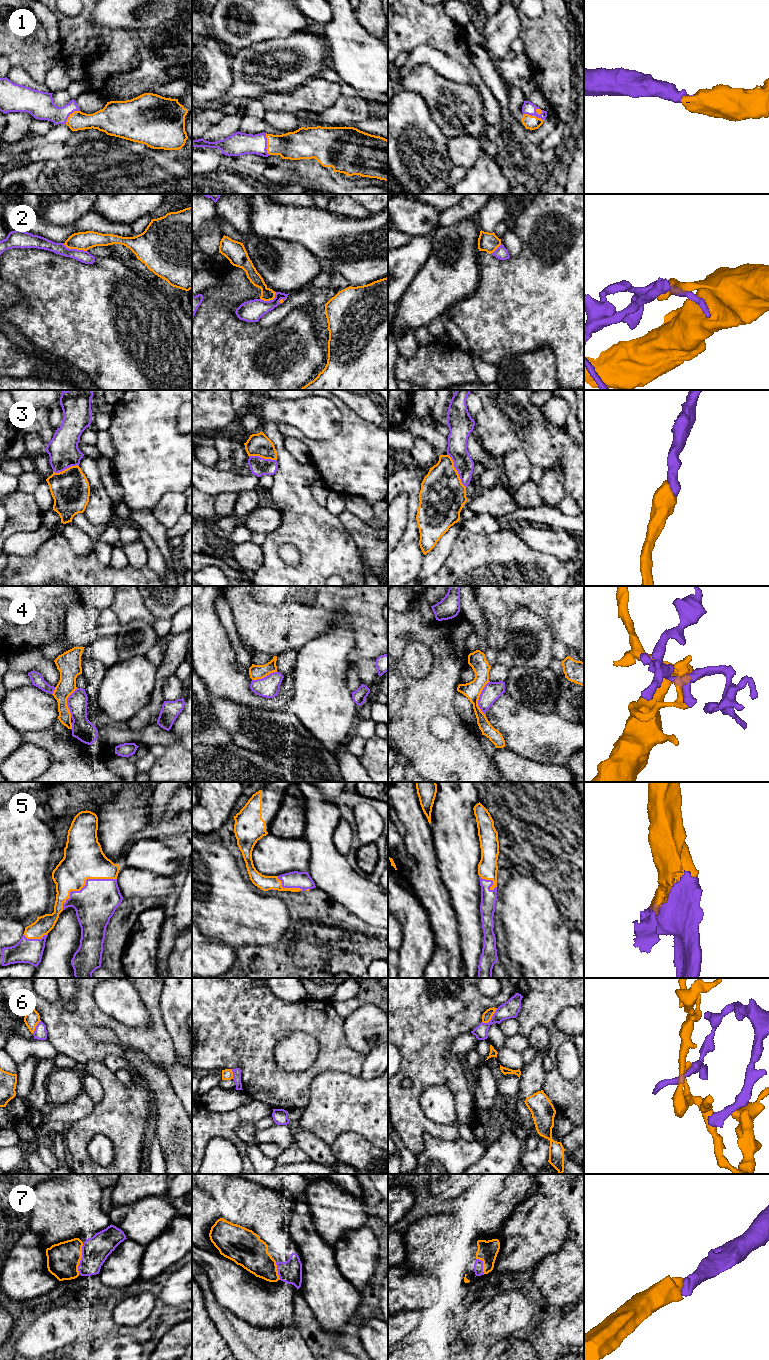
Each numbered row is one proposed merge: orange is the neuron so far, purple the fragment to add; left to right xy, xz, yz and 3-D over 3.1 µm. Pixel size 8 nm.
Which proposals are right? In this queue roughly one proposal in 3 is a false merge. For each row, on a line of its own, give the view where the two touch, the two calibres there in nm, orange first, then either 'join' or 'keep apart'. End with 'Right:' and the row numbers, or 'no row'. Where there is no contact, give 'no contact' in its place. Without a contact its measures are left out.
1: contact in xz; calibres 220 and 180 nm; join
2: contact in xy; calibres 140 and 100 nm; keep apart
3: contact in yz; calibres 360 and 160 nm; join
4: contact in yz; calibres 140 and 150 nm; keep apart
5: contact in xy; calibres 320 and 320 nm; join
6: contact in yz; calibres 80 and 140 nm; keep apart
7: contact in xy; calibres 260 and 220 nm; join
Right: 1, 3, 5, 7

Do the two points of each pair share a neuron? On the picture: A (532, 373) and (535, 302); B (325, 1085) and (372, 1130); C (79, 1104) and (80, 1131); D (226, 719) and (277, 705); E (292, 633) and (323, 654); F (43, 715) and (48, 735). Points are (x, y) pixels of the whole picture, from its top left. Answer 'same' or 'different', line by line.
A: different
B: same
C: different
D: different
E: different
F: different

